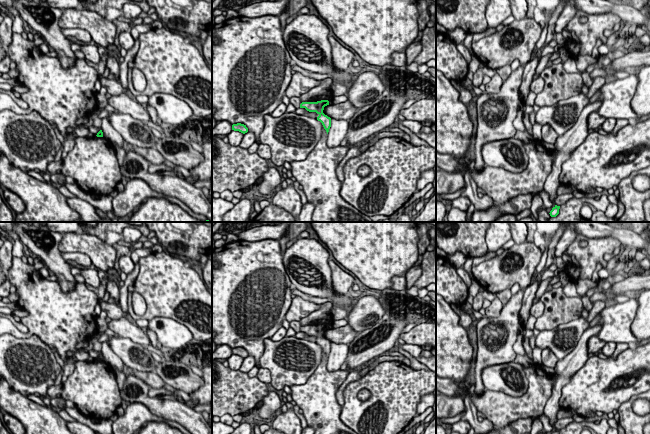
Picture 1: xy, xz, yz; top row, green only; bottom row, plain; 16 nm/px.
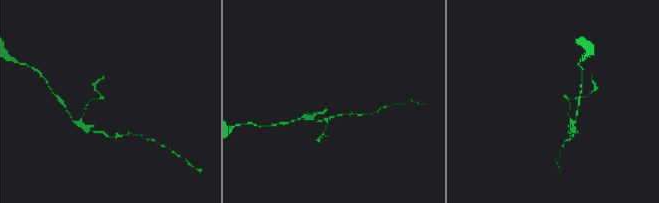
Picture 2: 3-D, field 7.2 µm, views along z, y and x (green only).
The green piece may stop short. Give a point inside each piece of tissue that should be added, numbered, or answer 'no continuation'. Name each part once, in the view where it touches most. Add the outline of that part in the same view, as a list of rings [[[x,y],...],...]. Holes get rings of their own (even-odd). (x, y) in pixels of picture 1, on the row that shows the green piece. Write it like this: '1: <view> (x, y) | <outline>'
no continuation

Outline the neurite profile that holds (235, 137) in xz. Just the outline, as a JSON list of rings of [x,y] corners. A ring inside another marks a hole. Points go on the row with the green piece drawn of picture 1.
[[[234,130],[231,131],[227,135],[229,144],[232,146],[239,146],[242,141],[243,136],[244,136],[244,134],[239,131],[234,131]]]

